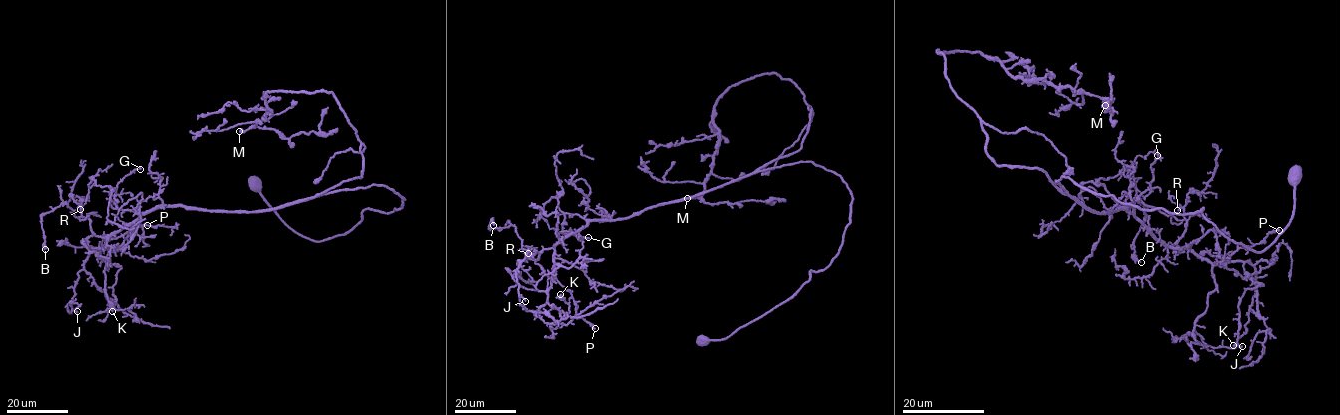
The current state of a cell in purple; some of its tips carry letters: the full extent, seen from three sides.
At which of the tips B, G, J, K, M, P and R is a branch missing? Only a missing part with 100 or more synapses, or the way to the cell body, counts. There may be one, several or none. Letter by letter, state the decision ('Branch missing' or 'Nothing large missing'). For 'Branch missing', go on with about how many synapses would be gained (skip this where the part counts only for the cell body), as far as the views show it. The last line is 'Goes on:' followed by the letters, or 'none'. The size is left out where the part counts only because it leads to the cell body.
B: Nothing large missing
G: Nothing large missing
J: Nothing large missing
K: Nothing large missing
M: Nothing large missing
P: Nothing large missing
R: Nothing large missing
Goes on: none

